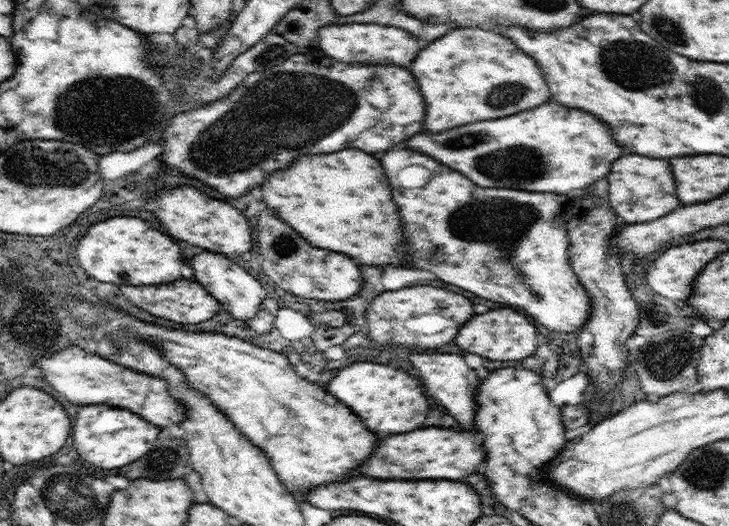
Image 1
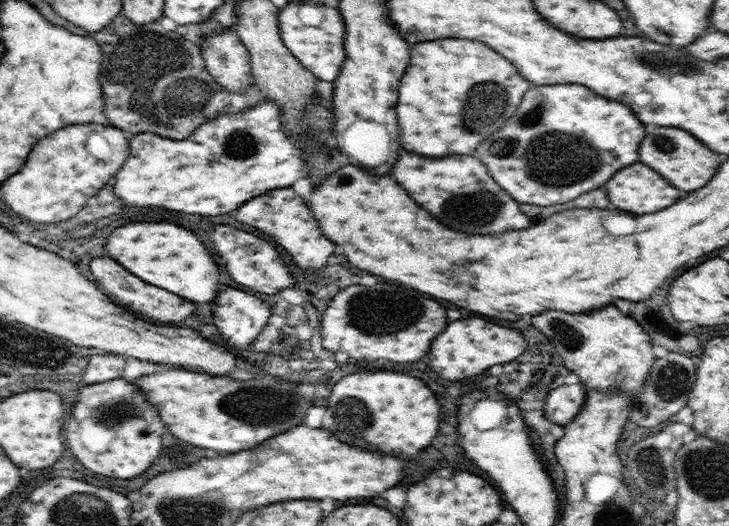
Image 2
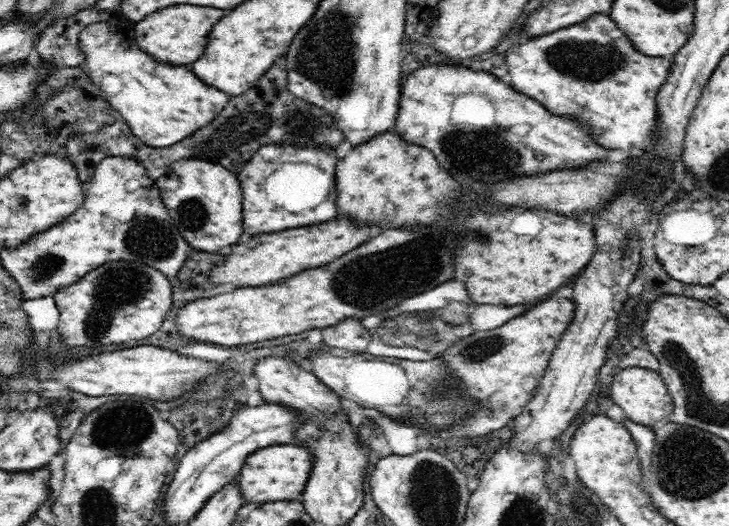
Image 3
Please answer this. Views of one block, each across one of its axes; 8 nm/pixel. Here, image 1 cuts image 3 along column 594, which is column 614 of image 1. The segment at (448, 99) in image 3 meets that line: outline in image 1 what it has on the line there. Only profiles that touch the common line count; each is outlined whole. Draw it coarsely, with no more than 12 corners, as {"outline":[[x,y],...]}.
{"outline":[[546,102],[414,134],[484,188],[569,195],[622,148],[584,110]]}

